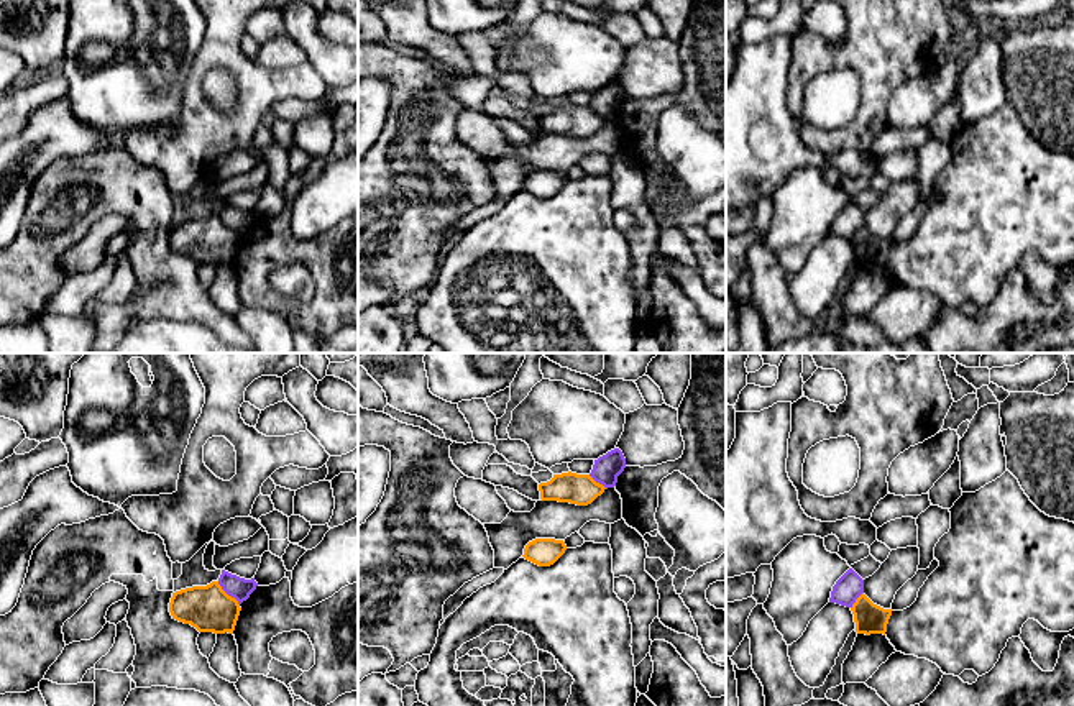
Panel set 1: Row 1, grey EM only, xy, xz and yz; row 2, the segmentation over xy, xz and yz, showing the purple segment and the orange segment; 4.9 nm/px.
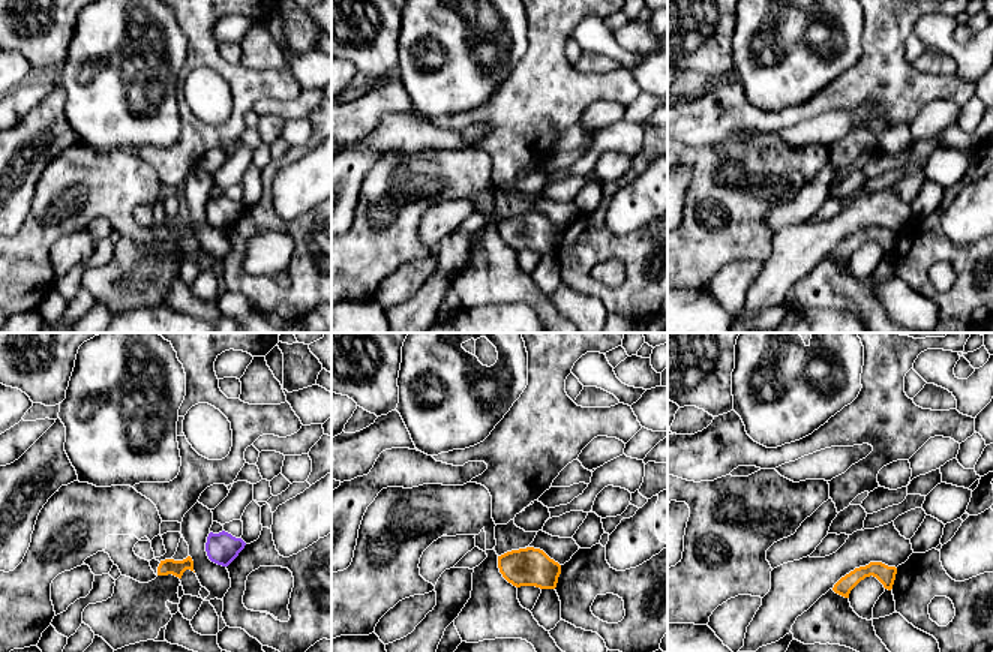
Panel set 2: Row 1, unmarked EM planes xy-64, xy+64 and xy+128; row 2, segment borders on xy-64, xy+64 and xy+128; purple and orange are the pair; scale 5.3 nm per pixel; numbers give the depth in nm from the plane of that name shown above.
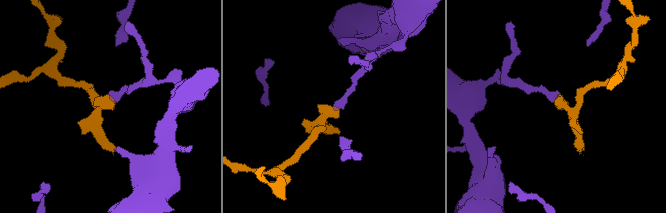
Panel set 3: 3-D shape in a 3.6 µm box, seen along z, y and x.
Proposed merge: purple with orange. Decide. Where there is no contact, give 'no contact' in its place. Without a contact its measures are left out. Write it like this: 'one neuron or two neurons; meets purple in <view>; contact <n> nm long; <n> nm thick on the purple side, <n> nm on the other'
two neurons; meets purple in xy; contact 160 nm long; 110 nm thick on the purple side, 220 nm on the other

